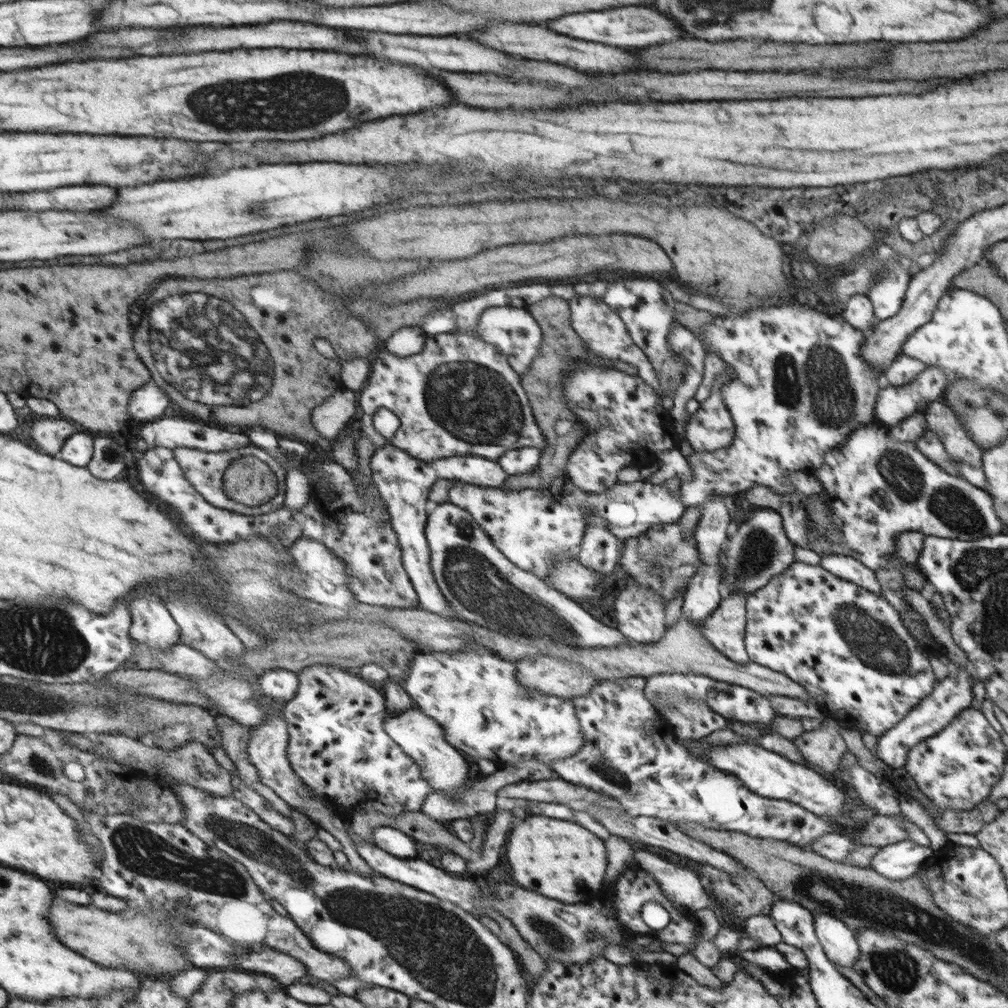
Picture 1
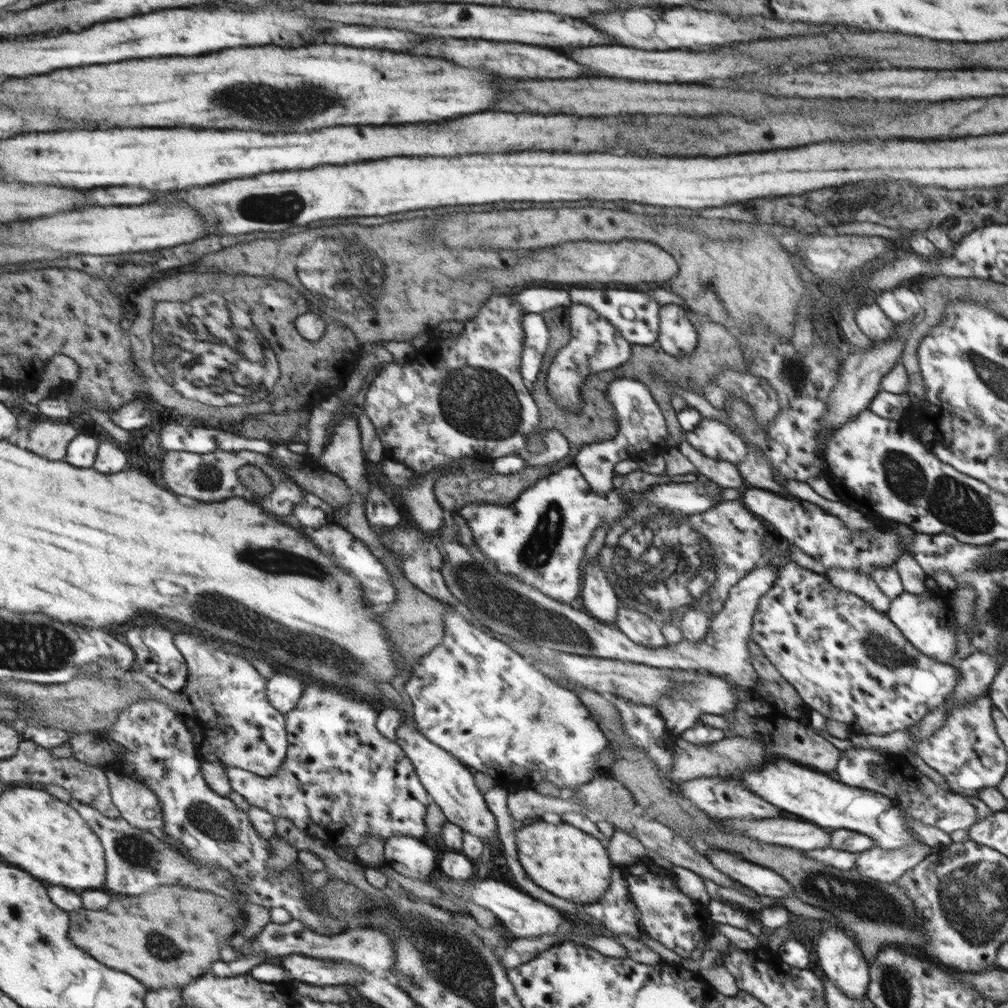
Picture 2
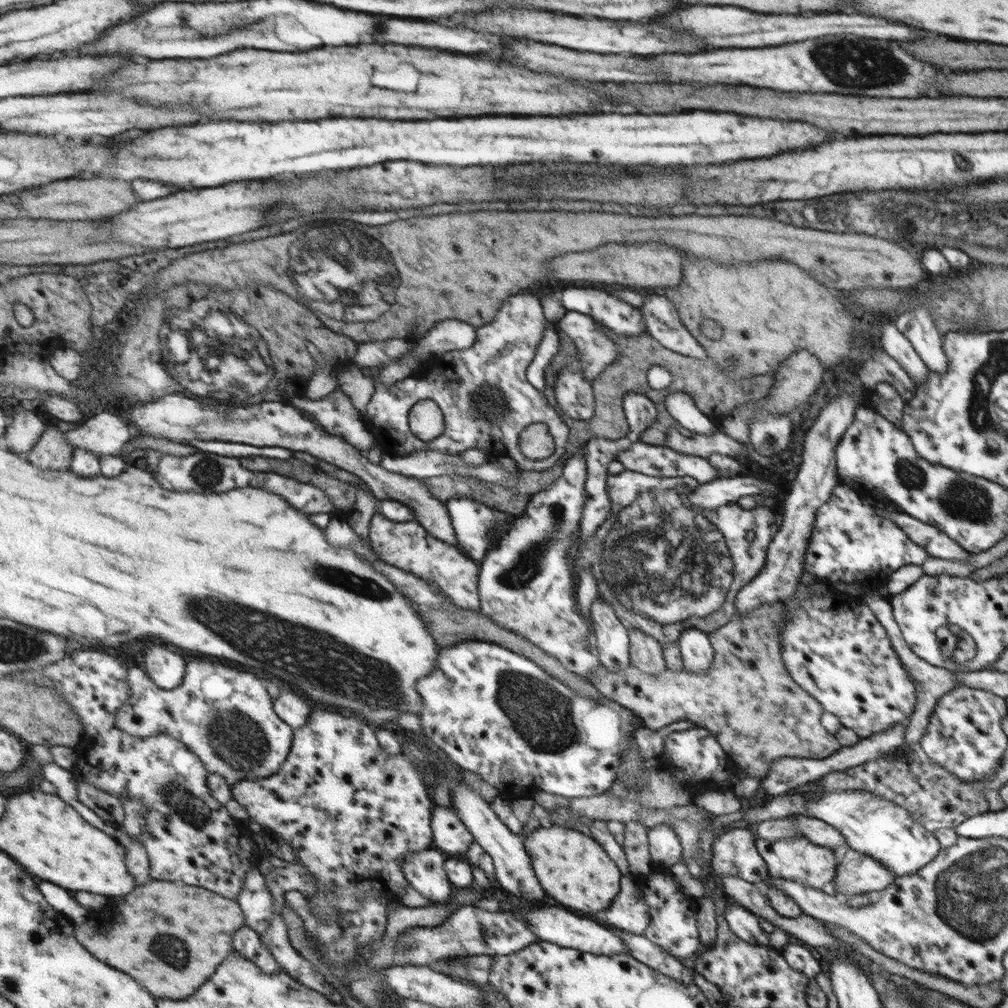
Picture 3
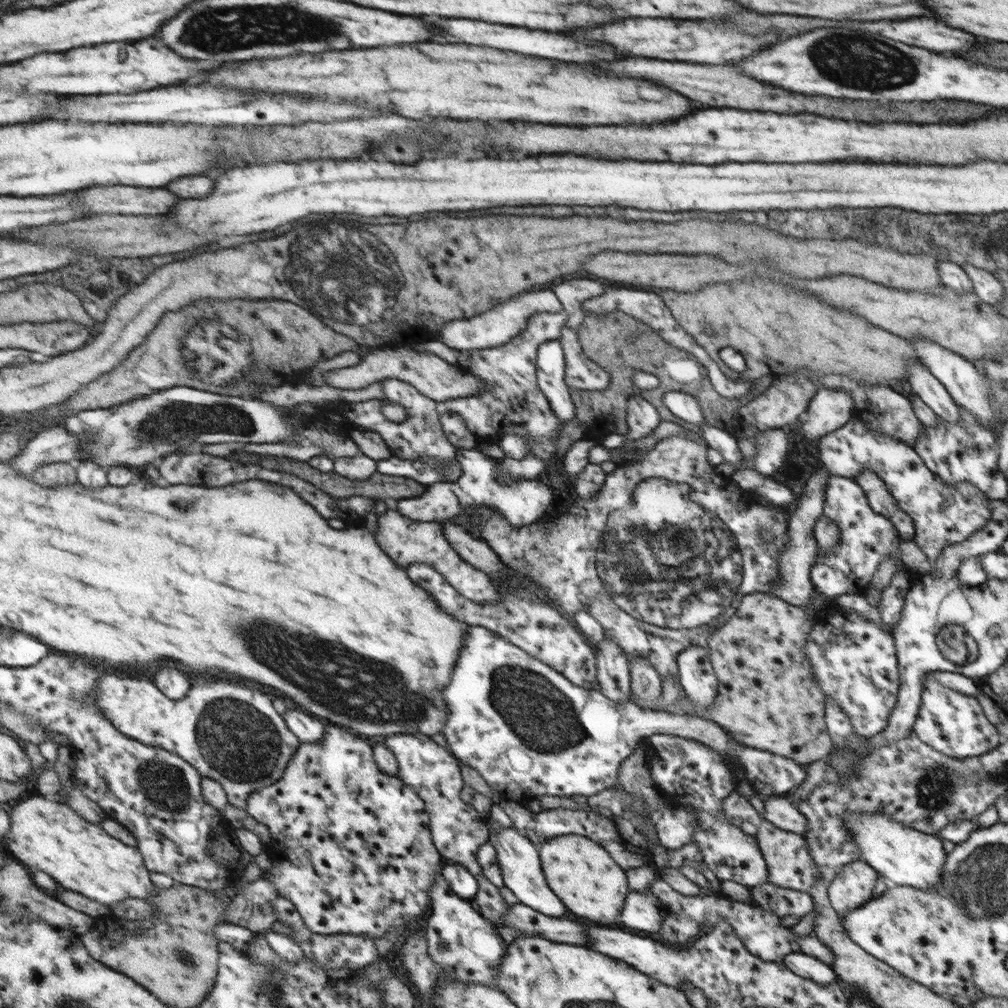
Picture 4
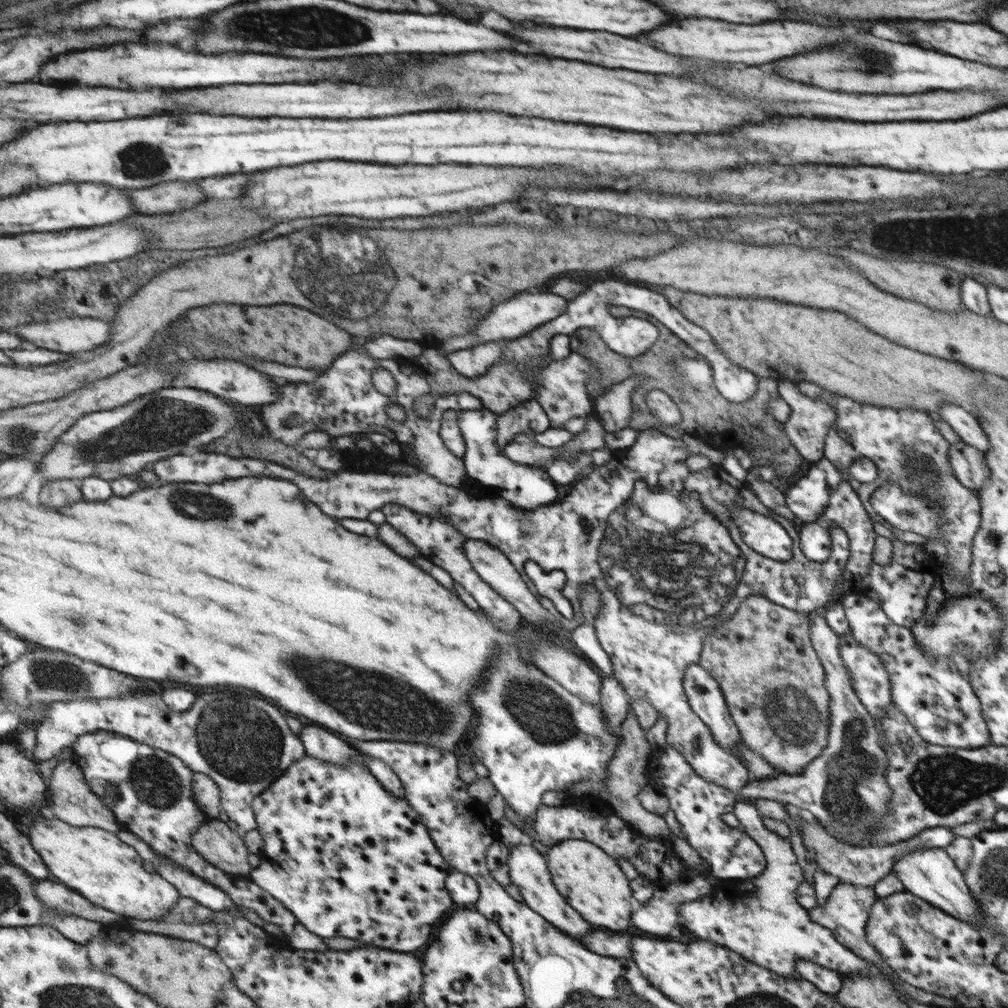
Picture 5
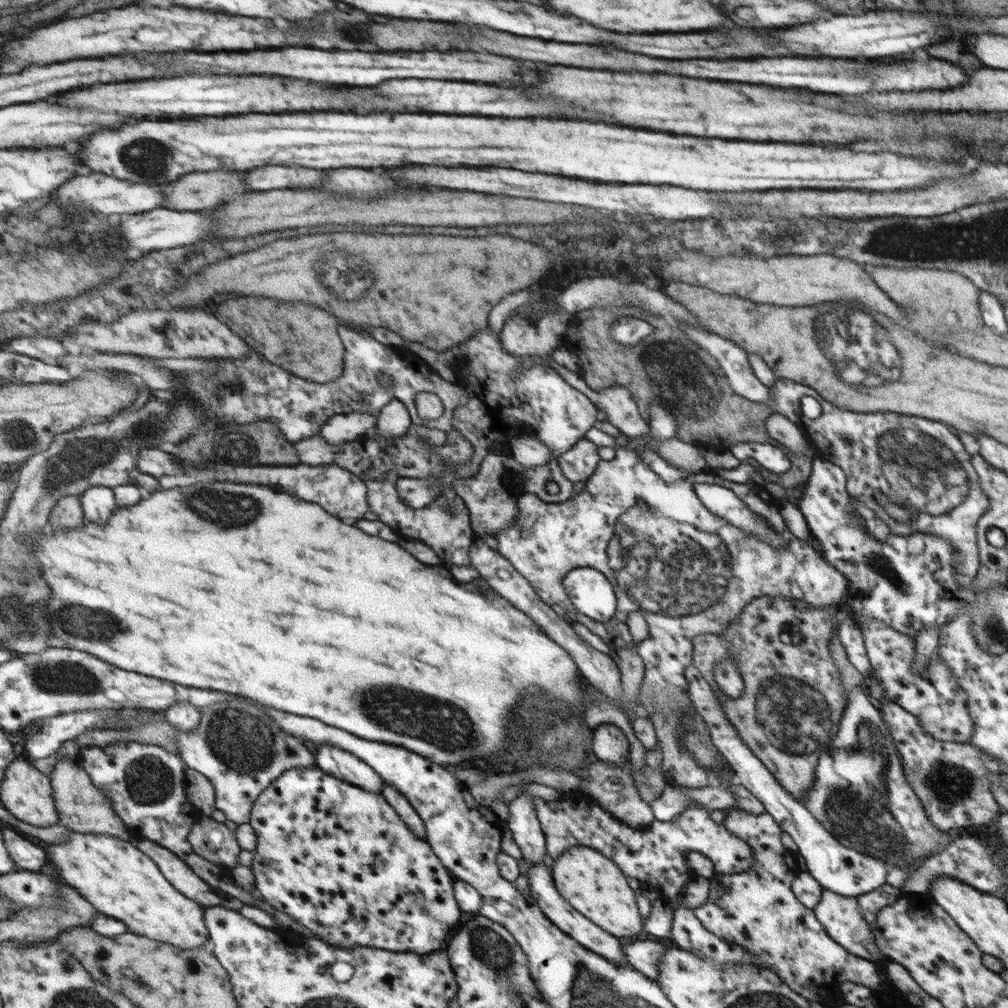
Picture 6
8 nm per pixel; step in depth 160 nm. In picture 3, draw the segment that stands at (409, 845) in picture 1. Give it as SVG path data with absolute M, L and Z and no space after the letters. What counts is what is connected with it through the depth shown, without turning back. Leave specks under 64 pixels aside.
M432 848L415 850L406 856L403 865L407 882L421 896L431 900L432 906L447 905L454 897L454 887L446 876L441 852Z

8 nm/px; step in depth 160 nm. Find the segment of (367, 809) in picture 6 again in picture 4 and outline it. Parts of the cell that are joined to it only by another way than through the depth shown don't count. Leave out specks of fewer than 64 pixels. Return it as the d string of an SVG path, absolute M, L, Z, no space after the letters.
M329 726L327 736L319 742L305 742L294 753L284 777L277 783L256 790L250 794L247 812L258 822L266 825L270 831L271 843L267 848L274 865L268 868L263 877L273 882L277 887L279 896L290 899L305 920L307 927L313 932L327 935L356 934L357 936L385 936L389 930L397 930L400 933L407 932L411 924L427 912L429 906L429 889L434 883L436 870L441 869L439 862L440 853L434 847L433 838L430 836L430 819L426 812L425 801L415 792L415 789L406 783L398 775L391 776L378 765L374 757L375 742L367 742L363 738L357 738L355 734L349 734L343 728Z

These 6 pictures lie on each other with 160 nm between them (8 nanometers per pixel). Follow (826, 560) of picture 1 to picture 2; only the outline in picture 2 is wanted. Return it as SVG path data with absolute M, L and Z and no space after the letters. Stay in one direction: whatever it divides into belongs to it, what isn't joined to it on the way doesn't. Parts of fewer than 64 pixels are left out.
M845 568L826 569L823 574L829 578L833 585L843 589L845 592L855 593L855 596L862 597L868 601L879 612L887 612L890 606L890 598L887 598L869 574L860 570L847 570Z

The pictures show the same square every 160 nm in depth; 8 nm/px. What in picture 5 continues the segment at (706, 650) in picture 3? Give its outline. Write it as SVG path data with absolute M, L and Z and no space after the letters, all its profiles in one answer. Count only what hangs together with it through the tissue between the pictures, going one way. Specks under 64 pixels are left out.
M696 662L686 666L684 676L682 677L681 686L685 693L690 709L701 719L701 722L709 729L713 740L719 748L731 756L738 756L738 744L742 742L741 736L738 733L738 727L731 720L728 713L727 705L725 704L723 695L717 681L701 668Z

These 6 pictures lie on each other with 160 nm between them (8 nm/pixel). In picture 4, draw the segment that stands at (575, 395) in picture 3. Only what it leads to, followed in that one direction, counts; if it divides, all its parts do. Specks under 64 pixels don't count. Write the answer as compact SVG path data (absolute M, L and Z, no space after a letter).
M566 323L558 336L563 351L563 383L575 390L605 389L610 384L609 373L587 359L577 340L575 326Z

